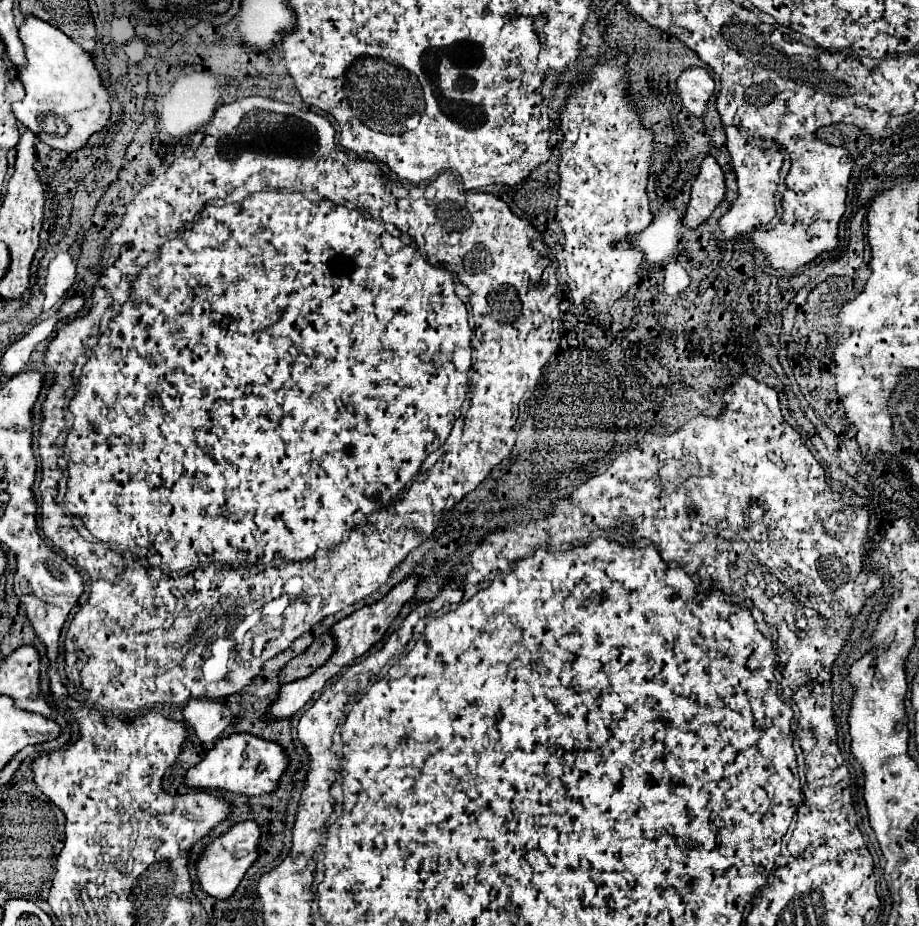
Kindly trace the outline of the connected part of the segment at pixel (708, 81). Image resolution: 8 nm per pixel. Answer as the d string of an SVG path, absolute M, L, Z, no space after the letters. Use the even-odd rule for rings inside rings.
M688 68L678 78L678 92L686 110L700 118L706 112L706 102L714 94L714 80L704 68Z

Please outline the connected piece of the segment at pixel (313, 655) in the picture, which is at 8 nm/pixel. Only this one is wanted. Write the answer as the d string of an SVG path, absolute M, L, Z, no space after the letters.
M330 632L320 636L318 640L314 640L314 644L310 644L310 648L306 652L296 656L294 660L290 660L290 664L286 664L286 668L282 668L280 682L288 684L288 682L310 676L314 670L318 670L322 664L326 664L326 660L332 656L334 648L336 648L336 642Z

